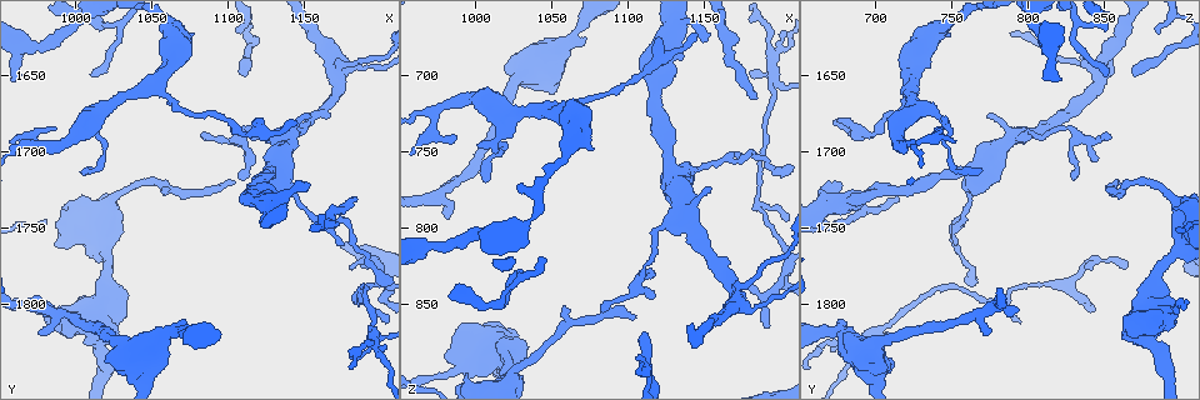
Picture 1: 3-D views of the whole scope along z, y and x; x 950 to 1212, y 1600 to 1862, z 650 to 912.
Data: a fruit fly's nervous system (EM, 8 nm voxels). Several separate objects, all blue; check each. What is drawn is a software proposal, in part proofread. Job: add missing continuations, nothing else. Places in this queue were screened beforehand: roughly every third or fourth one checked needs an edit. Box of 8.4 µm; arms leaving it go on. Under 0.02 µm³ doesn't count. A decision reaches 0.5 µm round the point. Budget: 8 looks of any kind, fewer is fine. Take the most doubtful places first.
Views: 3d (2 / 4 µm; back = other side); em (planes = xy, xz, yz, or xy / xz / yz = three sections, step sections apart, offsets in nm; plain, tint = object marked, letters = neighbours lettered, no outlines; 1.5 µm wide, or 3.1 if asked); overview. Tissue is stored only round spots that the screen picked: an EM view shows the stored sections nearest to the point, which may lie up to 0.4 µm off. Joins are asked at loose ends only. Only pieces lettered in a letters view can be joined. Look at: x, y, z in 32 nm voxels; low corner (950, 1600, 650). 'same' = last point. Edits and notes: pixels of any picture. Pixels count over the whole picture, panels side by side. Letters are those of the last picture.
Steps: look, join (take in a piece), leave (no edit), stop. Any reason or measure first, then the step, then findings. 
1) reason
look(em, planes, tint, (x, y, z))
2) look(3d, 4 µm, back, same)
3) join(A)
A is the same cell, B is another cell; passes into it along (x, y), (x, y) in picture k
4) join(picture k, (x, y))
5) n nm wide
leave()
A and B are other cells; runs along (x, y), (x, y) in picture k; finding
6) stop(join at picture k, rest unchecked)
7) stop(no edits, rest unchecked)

long arm stops here
look(3d, 4 µm, (1104, 1720, 856))

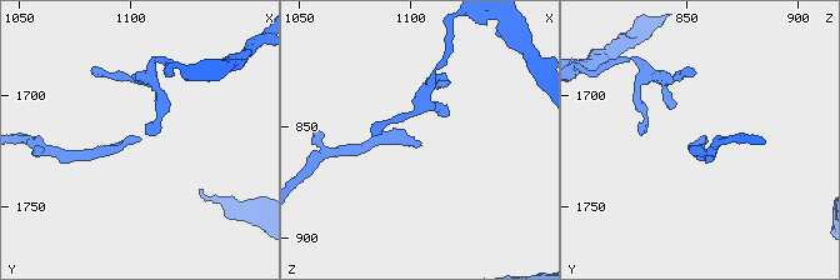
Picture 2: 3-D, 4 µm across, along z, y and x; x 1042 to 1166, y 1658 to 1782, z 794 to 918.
shape alone is not enough
look(em, xy, step 8, tint, (1103, 1719, 858))

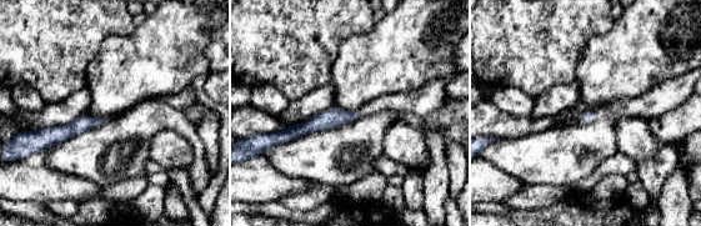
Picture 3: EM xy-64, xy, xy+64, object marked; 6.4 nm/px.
look(em, planes, letters, same)

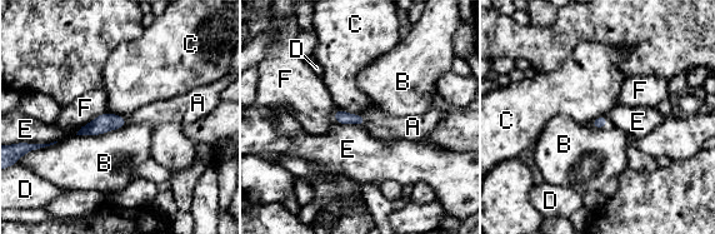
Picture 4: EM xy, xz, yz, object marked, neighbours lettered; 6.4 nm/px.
80 nm wide
join(A)
A is the same cell, B, C, D, E and F are other cells; passes into it along (340, 116), (364, 120), (379, 124) in picture 4; the neuron continues

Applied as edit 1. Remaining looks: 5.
tapers out
look(em, planes, letters, (1182, 1730, 716))

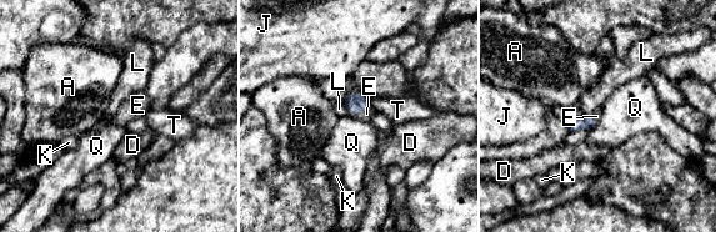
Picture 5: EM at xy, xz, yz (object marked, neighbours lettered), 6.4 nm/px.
join(E)
E is the same cell, A, D, J, K, L, Q and T are other cells; passes into it along (355, 102), (360, 112), (366, 114) in picture 5; the neuron continues

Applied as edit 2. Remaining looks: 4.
stop(join at picture 4, join at picture 5, rest unchecked)

